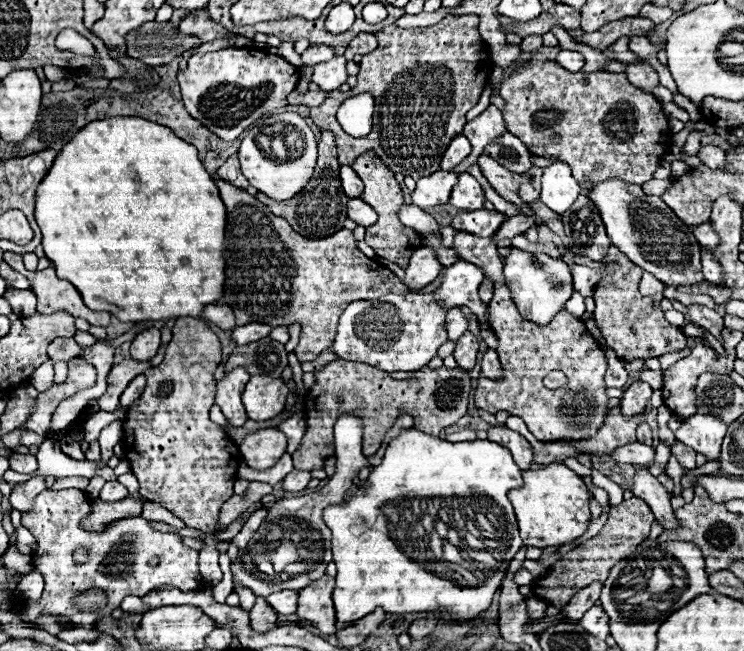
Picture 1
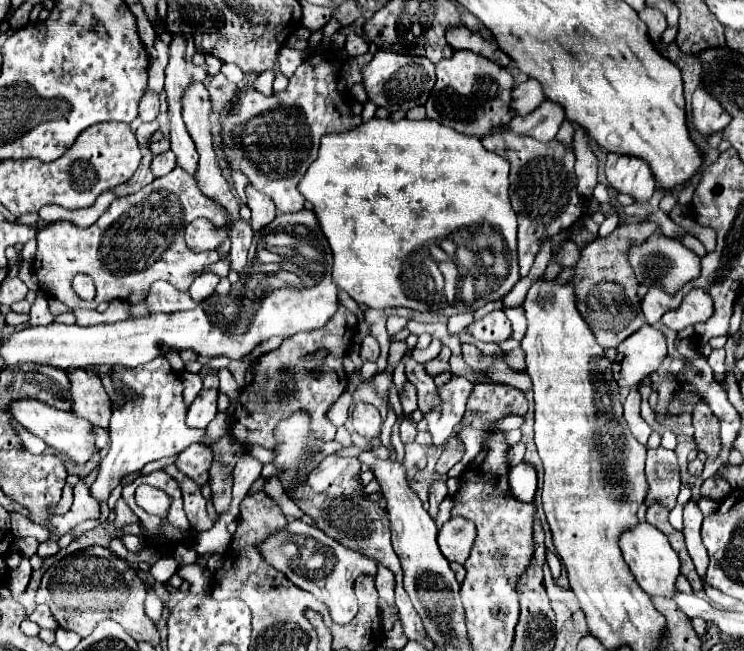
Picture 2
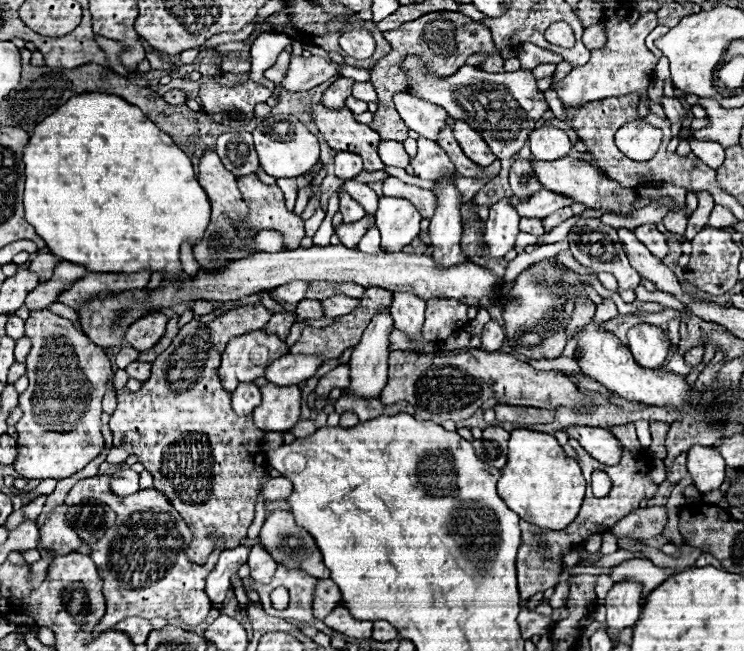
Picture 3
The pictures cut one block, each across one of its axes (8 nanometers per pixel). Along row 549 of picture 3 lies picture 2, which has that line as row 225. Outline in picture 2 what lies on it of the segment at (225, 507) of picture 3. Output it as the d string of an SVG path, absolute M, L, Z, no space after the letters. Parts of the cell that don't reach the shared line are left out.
M205 218L192 221L185 228L185 241L190 250L204 252L204 250L218 250L218 246L228 238L226 228L214 228L213 224Z

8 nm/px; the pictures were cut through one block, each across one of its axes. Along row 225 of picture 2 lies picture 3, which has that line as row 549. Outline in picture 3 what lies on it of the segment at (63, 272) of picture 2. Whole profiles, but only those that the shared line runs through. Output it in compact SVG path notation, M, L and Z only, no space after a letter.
M92 476L78 480L78 484L68 492L66 504L56 507L48 514L46 522L40 528L42 548L50 550L58 556L74 552L78 546L84 544L66 518L66 506L74 502L90 502L98 500L108 504L116 514L116 526L112 526L98 544L90 544L94 550L94 564L104 578L104 596L106 596L106 614L98 624L98 630L108 630L118 624L122 618L140 616L140 618L180 618L188 626L198 626L208 616L212 604L204 592L206 574L214 568L218 554L226 548L224 540L216 544L206 564L194 564L188 560L186 550L192 542L192 532L188 524L180 518L180 514L170 506L168 498L154 490L138 490L138 494L130 496L116 496L110 490L112 476Z

